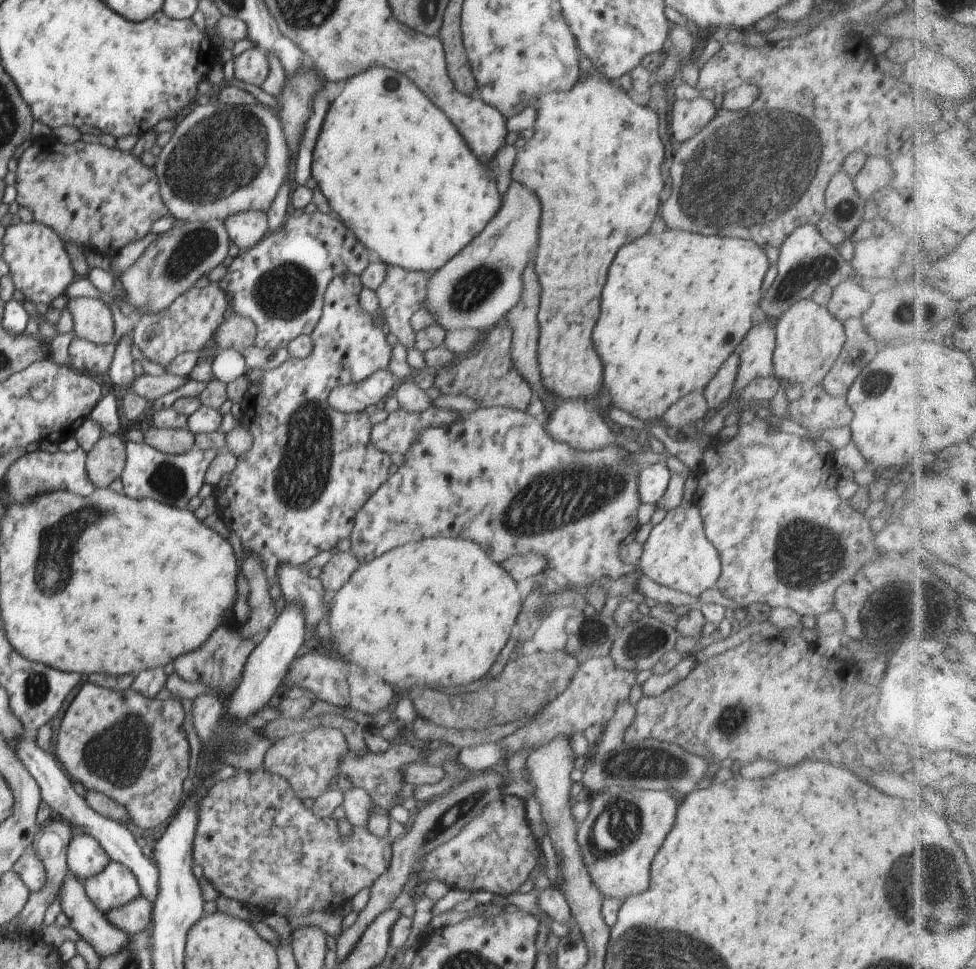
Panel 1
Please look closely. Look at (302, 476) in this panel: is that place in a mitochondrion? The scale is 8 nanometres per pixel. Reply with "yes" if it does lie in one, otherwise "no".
yes

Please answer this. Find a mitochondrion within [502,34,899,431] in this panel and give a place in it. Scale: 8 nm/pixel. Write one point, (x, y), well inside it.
(737, 182)

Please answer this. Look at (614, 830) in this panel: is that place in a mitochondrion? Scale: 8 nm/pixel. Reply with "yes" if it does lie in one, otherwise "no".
yes

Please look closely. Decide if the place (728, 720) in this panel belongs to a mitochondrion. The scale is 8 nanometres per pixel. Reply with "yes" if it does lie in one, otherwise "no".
yes

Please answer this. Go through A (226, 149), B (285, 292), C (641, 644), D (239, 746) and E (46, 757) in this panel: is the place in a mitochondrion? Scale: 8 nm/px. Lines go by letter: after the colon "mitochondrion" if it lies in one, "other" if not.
A: mitochondrion
B: mitochondrion
C: mitochondrion
D: mitochondrion
E: other

